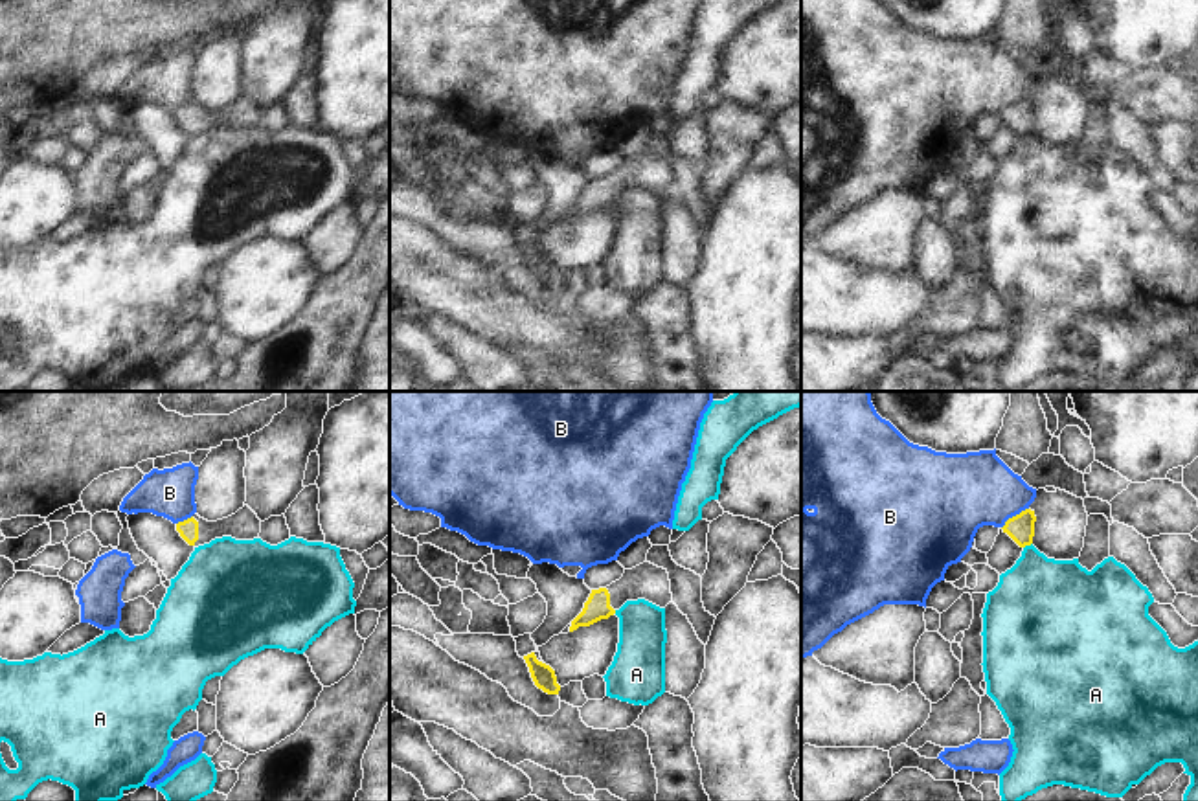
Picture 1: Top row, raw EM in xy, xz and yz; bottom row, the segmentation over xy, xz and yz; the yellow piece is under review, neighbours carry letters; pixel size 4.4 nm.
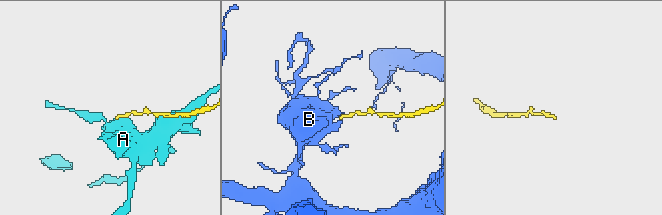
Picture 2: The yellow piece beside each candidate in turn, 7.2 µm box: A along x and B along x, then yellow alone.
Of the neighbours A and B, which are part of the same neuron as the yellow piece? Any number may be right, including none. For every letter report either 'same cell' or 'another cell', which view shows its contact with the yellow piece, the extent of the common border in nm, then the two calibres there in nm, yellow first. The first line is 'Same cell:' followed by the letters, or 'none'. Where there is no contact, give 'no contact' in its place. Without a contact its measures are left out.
Same cell: none
A: another cell; contact in yz; length 50 nm; calibres 120 and 380 nm
B: another cell; contact in yz; length 150 nm; calibres 120 and 340 nm

